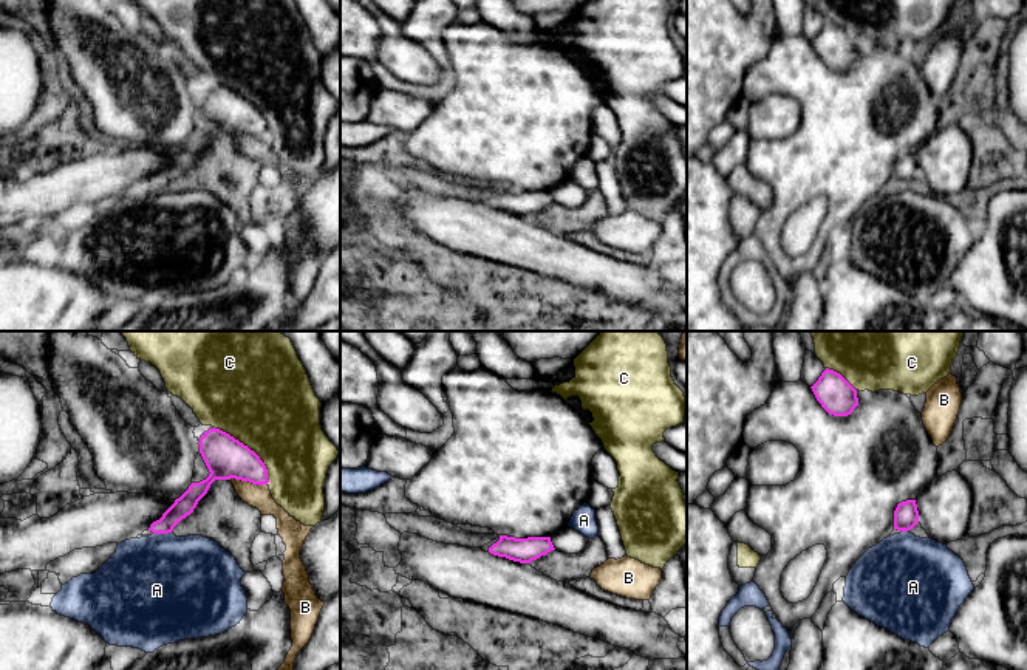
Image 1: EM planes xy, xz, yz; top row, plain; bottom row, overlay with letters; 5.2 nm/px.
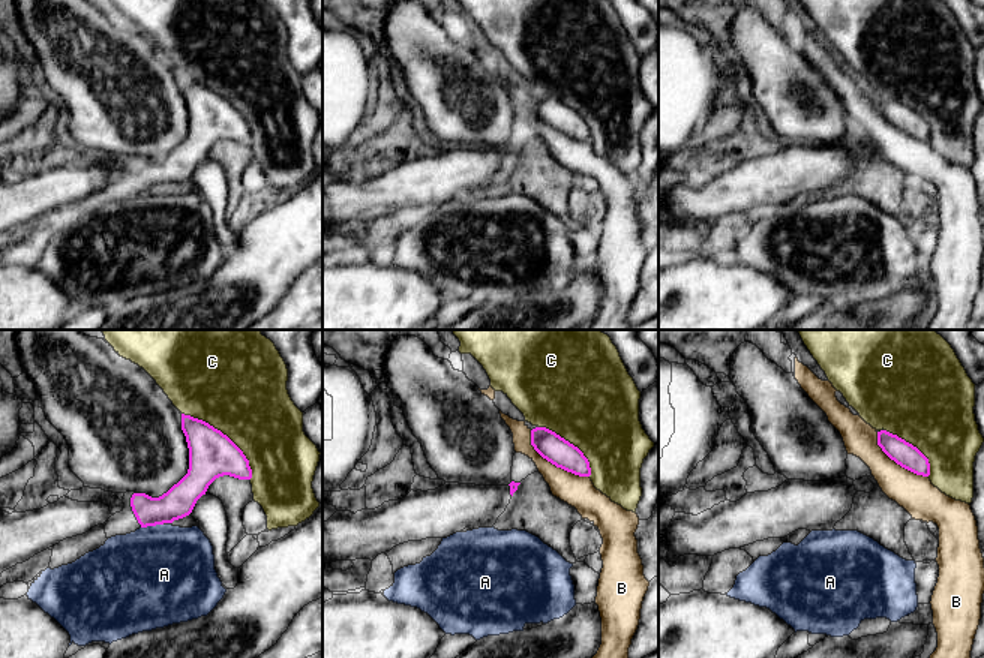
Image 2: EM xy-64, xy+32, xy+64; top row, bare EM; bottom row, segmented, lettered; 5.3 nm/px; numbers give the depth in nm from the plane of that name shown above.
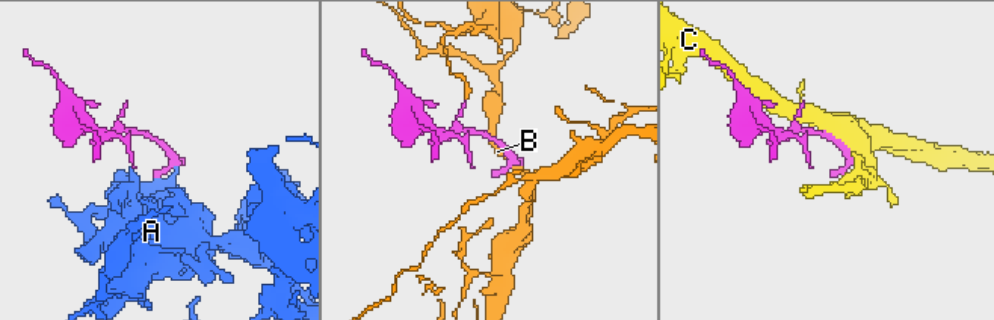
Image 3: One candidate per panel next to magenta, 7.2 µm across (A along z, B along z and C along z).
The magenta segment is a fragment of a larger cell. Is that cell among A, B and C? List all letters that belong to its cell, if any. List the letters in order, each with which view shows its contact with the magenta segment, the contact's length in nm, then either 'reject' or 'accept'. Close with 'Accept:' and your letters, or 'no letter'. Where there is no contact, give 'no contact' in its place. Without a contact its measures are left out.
A: xy | 100 nm | reject
B: xy | 200 nm | reject
C: xy | 420 nm | reject
Accept: no letter

